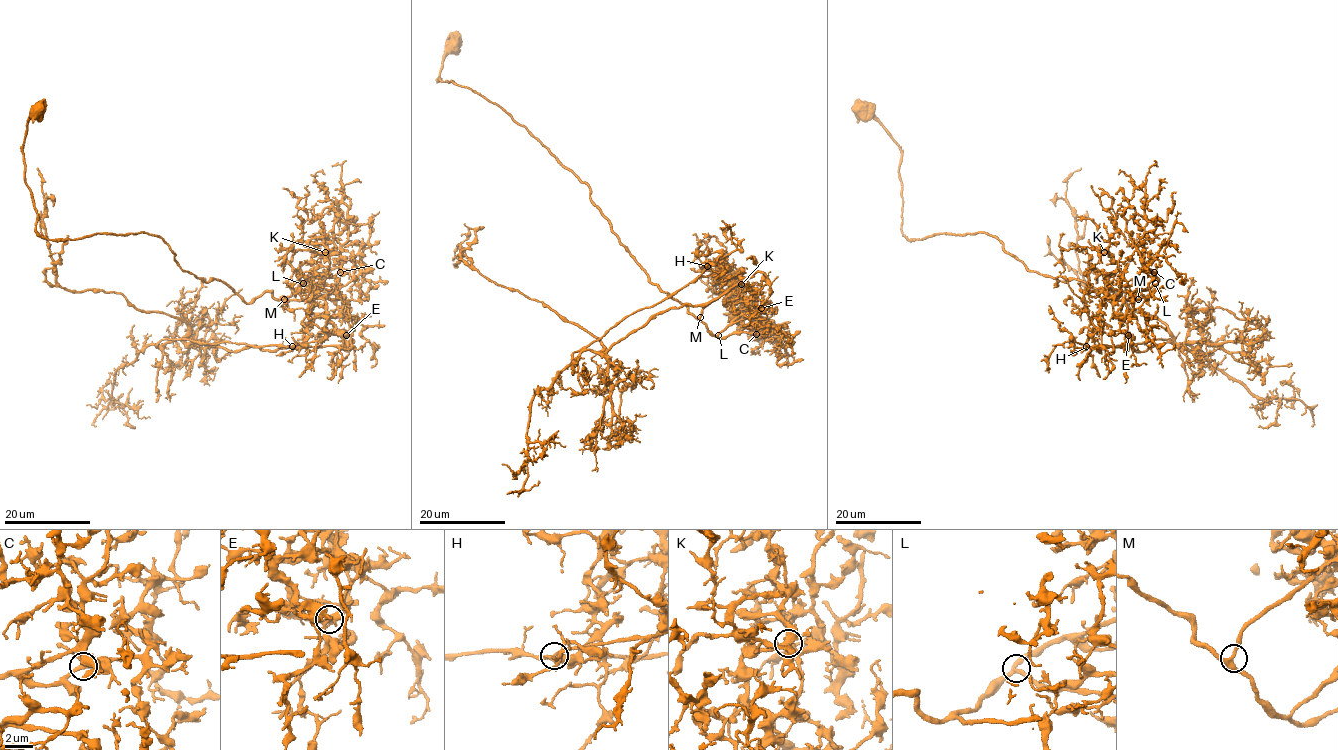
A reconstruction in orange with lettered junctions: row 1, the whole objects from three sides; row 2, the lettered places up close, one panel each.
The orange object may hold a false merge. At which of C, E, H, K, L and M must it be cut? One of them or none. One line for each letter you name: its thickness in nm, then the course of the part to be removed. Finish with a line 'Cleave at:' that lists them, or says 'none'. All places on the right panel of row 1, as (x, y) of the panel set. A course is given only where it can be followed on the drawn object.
H: calibre 300 nm; course (1086, 346), (1171, 335), (1120, 293), (1095, 290), (1081, 272), (1066, 197), (1067, 179), (1081, 168)
Cleave at: H

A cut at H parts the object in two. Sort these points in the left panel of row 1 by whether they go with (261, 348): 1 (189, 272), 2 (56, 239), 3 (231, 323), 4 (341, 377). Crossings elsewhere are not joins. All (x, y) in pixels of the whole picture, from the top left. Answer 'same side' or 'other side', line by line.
1: other side
2: other side
3: same side
4: other side

